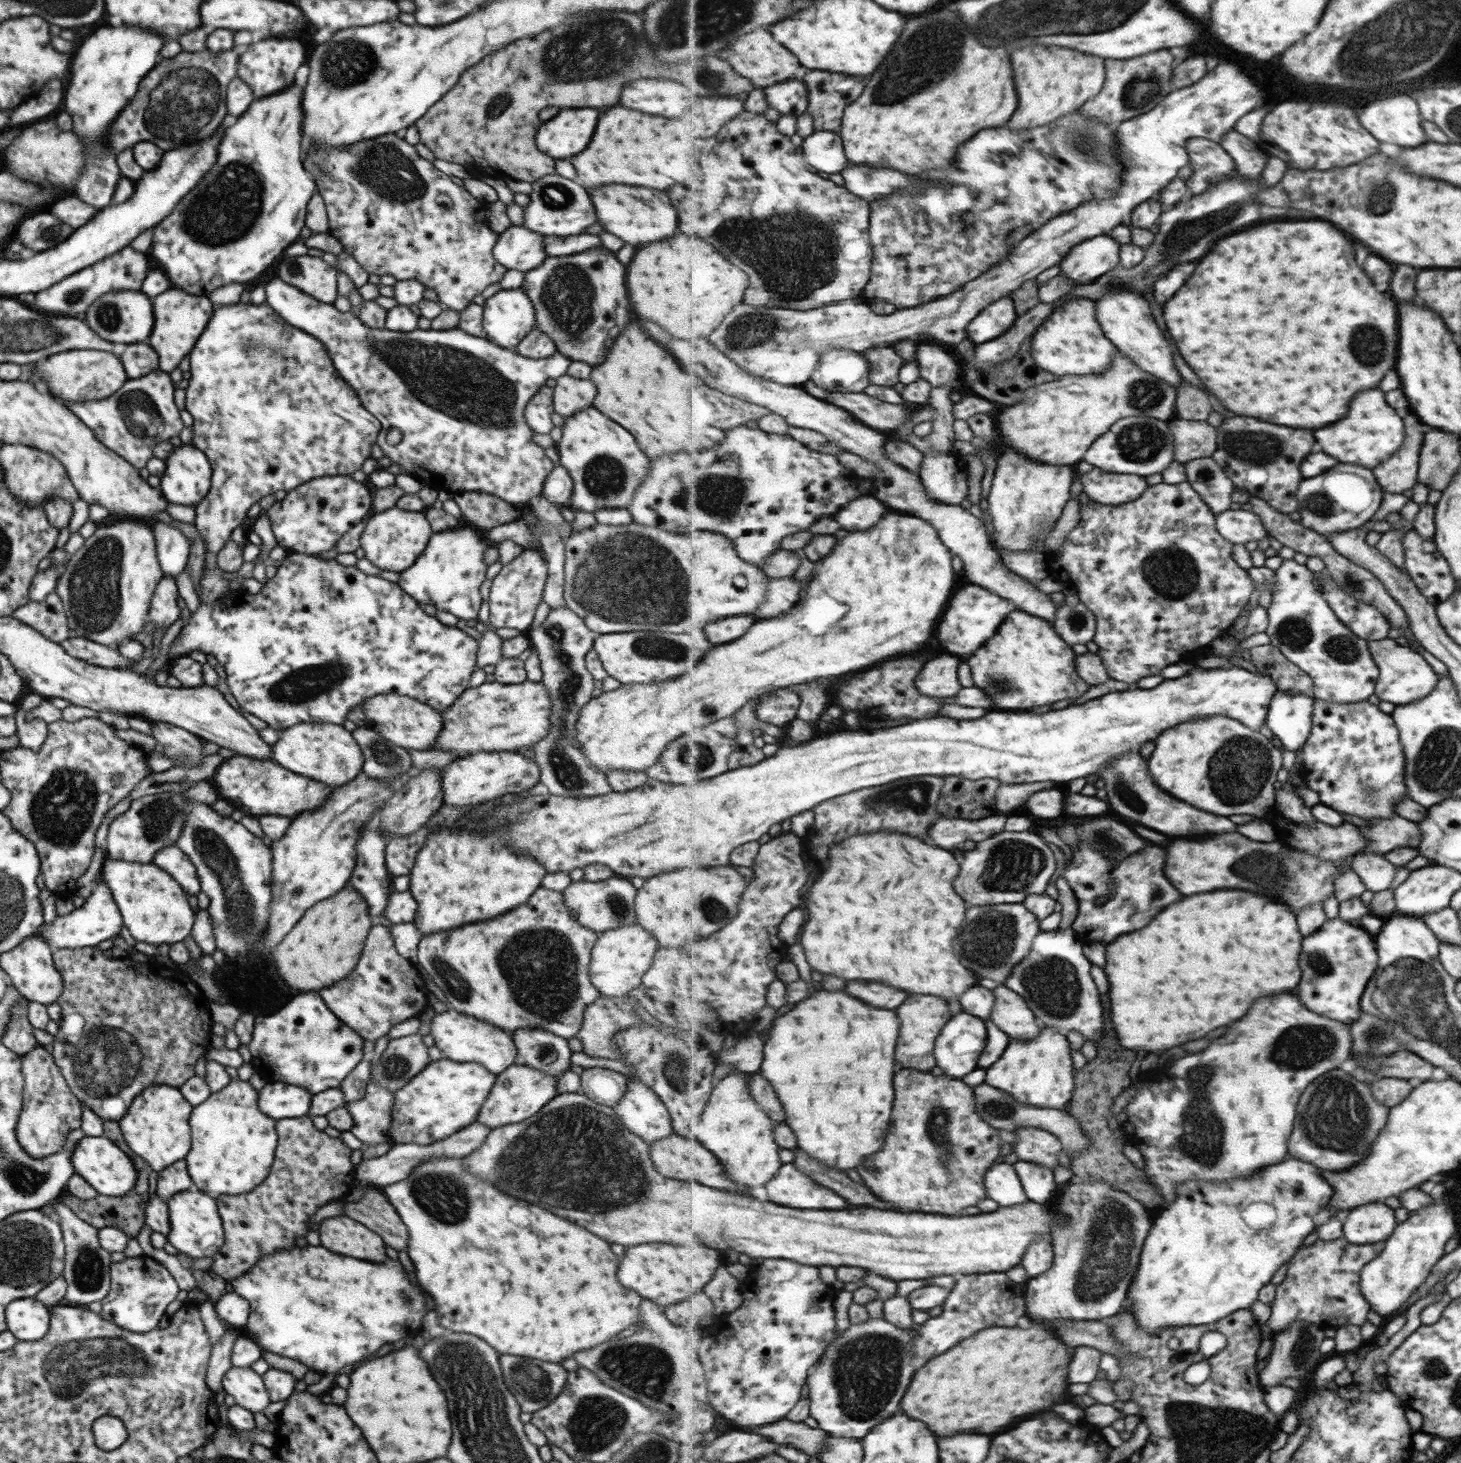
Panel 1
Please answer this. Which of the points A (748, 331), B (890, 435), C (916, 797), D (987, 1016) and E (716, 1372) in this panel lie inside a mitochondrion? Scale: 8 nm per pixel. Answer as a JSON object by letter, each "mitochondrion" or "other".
{"A":"mitochondrion","B":"other","C":"mitochondrion","D":"other","E":"other"}

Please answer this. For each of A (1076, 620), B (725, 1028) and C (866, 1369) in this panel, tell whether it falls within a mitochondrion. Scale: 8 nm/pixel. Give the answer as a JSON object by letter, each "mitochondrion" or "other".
{"A":"mitochondrion","B":"other","C":"mitochondrion"}

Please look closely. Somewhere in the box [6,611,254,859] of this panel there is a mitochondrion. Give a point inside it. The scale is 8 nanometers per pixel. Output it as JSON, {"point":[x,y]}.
{"point":[62,810]}

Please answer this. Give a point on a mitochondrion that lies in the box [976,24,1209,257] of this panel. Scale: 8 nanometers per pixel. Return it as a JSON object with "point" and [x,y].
{"point":[1142,90]}

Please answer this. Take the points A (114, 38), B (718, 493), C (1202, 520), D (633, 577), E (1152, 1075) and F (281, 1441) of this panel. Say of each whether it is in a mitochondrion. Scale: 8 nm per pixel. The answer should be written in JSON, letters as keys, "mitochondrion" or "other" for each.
{"A":"other","B":"mitochondrion","C":"other","D":"mitochondrion","E":"other","F":"other"}

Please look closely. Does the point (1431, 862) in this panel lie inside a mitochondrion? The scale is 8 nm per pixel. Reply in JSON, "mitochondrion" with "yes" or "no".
{"mitochondrion":"no"}

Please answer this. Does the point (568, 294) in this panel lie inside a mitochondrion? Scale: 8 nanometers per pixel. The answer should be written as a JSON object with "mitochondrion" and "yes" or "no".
{"mitochondrion":"yes"}

